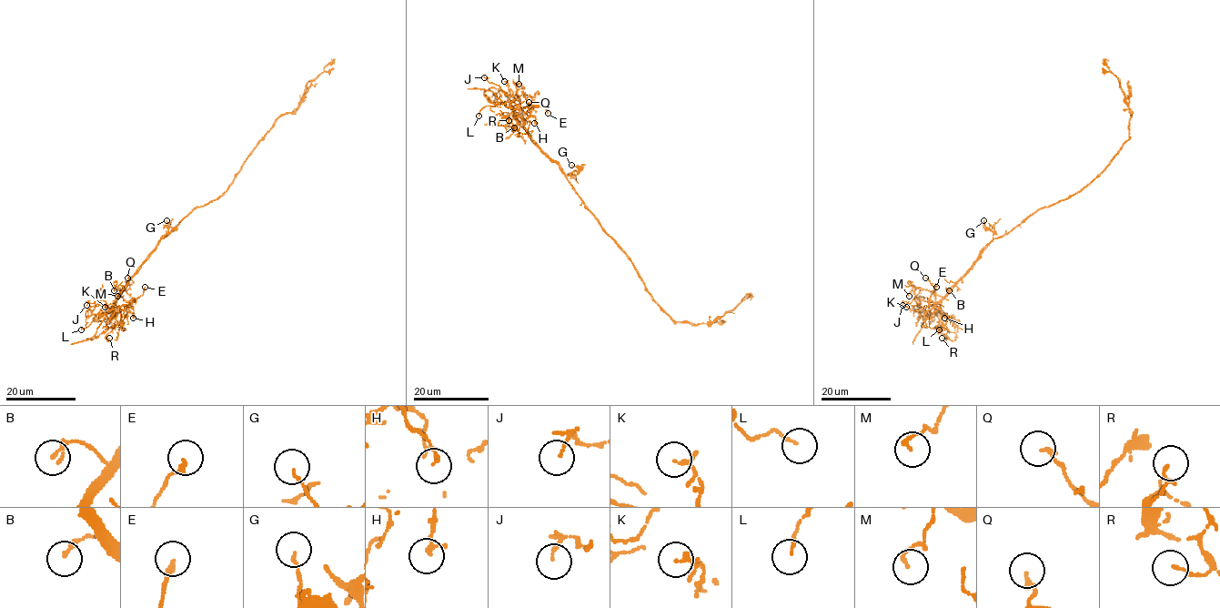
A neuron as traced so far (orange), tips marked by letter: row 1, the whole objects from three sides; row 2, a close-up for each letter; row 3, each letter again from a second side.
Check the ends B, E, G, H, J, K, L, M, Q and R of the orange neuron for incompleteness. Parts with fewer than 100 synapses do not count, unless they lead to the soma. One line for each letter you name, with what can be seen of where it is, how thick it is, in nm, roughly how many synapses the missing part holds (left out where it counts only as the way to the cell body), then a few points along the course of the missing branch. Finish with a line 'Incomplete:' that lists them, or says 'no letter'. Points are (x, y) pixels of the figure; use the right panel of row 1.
Incomplete: no letter

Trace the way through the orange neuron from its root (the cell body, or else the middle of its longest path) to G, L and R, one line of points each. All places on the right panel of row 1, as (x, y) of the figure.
G: (1048, 206), (1033, 212), (997, 238), (993, 237), (993, 233), (984, 227), (983, 220)
L: (1048, 206), (1033, 212), (987, 246), (970, 270), (927, 316), (930, 316), (929, 326), (939, 329)
R: (1048, 206), (994, 238), (970, 270), (935, 306), (938, 327), (943, 327), (948, 331), (948, 338), (942, 338)

